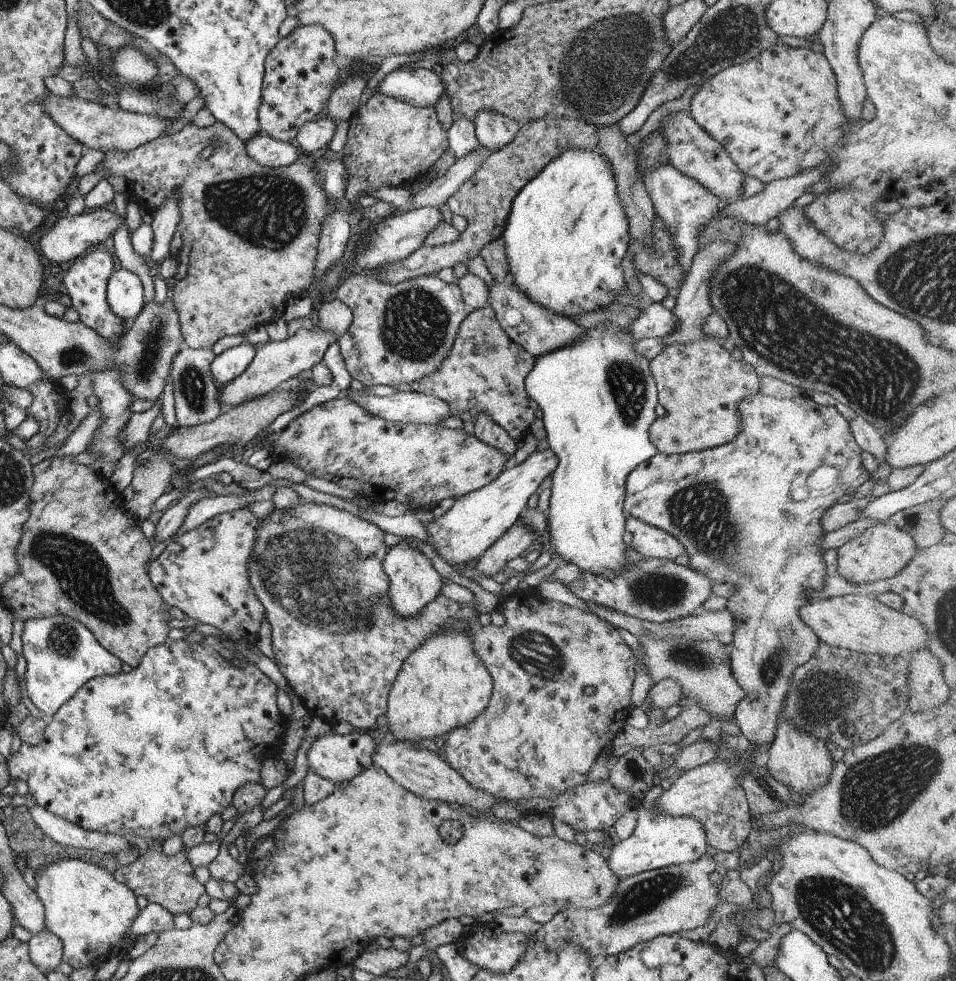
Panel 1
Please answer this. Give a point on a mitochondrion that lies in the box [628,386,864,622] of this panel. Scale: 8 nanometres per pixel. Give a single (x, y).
(701, 511)

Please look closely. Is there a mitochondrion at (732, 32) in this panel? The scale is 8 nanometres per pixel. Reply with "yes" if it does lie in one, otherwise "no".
yes

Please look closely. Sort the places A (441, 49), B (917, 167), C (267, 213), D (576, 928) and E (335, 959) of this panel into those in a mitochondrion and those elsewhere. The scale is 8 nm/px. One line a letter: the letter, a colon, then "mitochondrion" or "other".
A: other
B: other
C: mitochondrion
D: other
E: other

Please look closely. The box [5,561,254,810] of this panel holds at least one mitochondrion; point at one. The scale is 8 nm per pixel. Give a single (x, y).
(63, 642)

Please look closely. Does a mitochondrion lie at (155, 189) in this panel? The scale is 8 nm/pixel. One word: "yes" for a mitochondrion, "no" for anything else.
no

